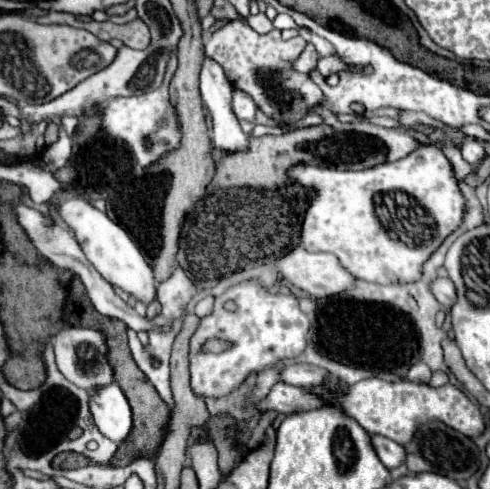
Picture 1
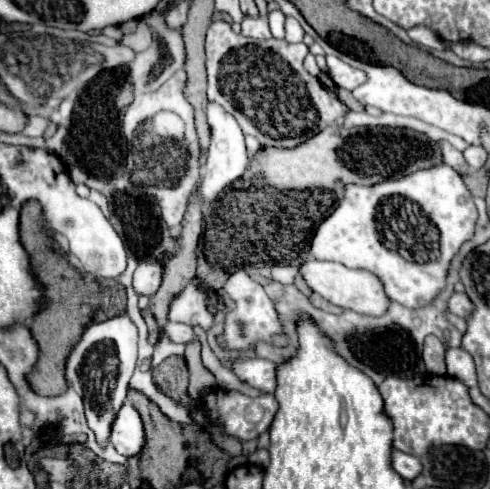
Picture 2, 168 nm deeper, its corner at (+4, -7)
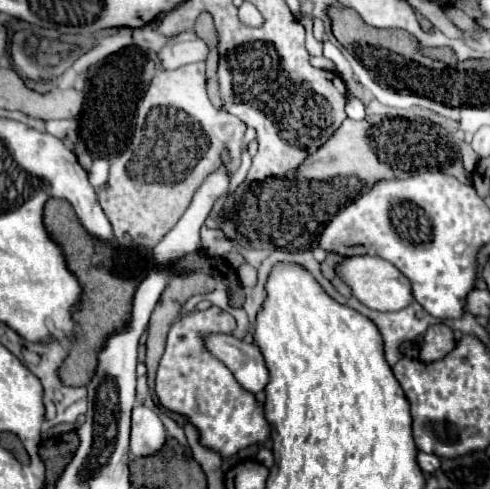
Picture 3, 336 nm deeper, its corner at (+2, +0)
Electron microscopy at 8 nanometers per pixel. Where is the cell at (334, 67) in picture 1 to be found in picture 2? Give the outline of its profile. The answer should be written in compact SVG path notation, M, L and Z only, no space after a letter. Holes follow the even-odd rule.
M326 56L326 66L328 66L328 76L334 80L334 84L338 88L354 90L356 86L366 82L366 74L362 70L348 66L346 62L342 62L336 56Z

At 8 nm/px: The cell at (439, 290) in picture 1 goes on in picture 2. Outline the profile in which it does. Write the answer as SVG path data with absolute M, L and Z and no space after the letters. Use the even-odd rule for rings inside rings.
M454 292L448 300L448 306L450 306L450 312L456 314L456 316L462 316L462 318L468 318L468 314L474 310L472 302L468 300L466 294L460 294L460 292Z

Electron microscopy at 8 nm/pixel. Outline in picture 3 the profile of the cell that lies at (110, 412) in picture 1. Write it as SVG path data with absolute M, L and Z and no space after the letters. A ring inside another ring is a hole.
M136 405L132 411L130 451L136 457L150 457L160 453L164 443L166 443L166 429L158 413L144 405Z

